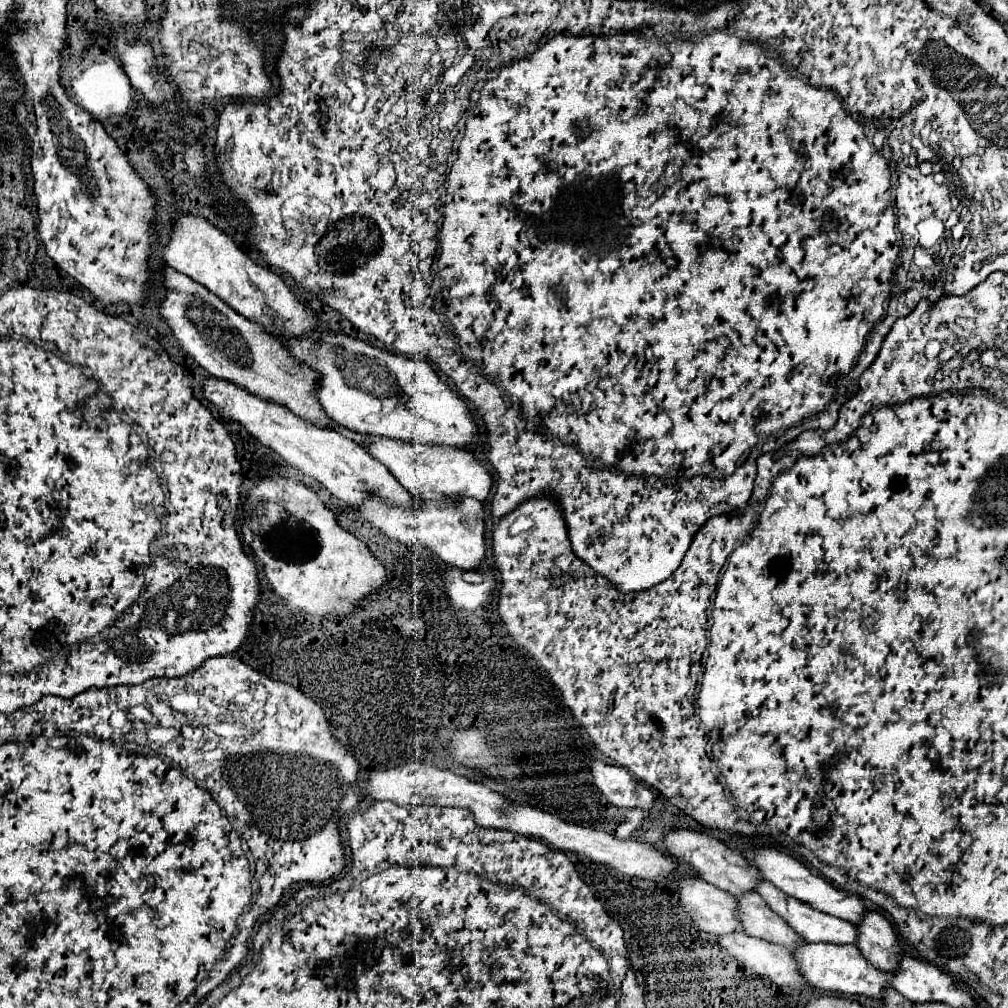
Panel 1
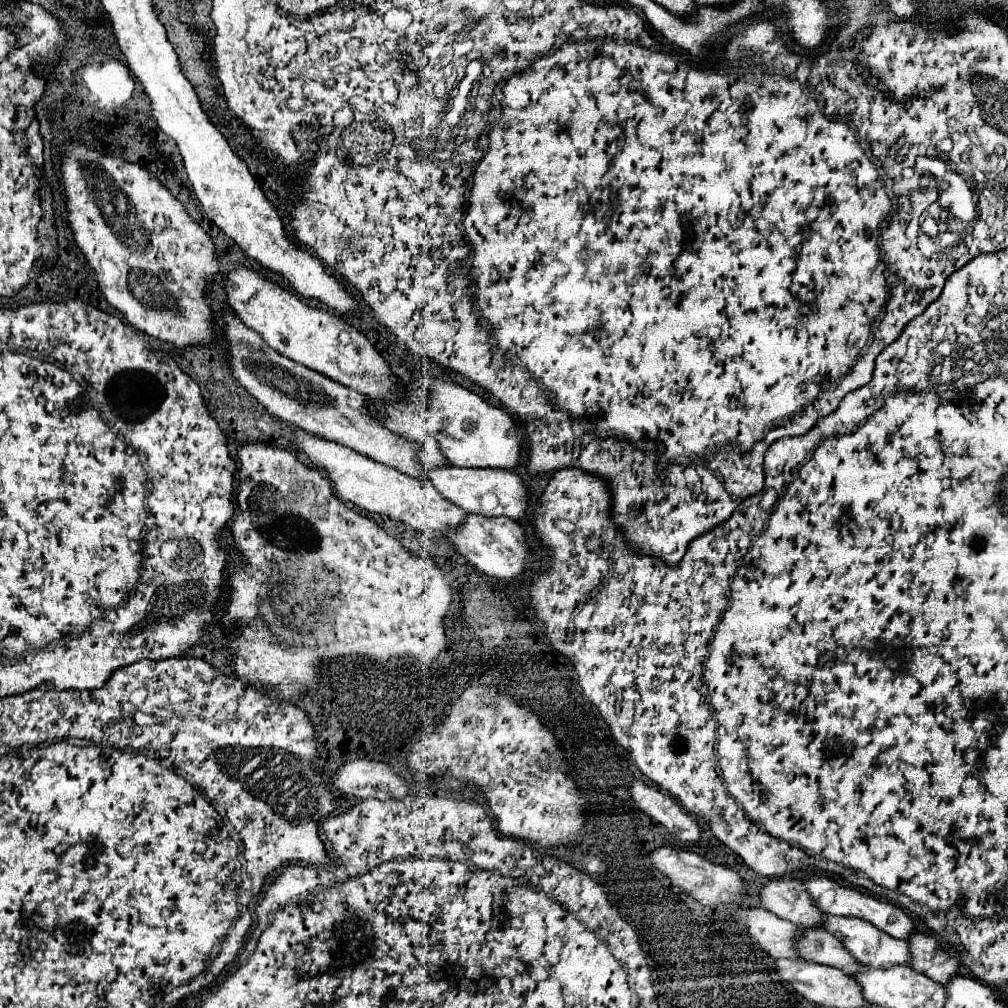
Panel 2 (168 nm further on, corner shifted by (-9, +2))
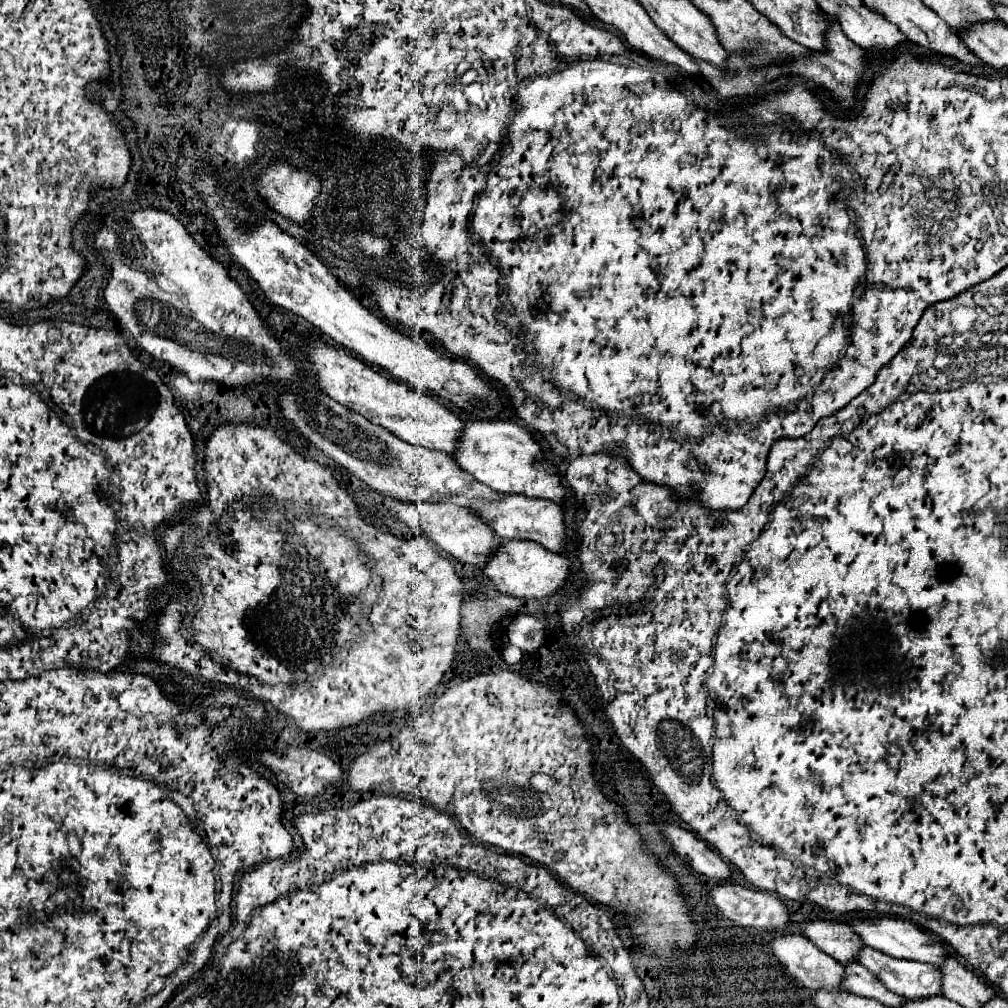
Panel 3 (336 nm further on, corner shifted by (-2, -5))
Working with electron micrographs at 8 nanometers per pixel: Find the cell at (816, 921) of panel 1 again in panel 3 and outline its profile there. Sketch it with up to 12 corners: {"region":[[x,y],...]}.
{"region":[[860,947],[858,963],[902,997],[940,993],[930,963]]}

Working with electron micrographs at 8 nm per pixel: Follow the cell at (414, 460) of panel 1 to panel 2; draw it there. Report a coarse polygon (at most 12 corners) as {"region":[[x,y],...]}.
{"region":[[439,468],[433,486],[467,514],[523,520],[529,490],[511,470]]}

